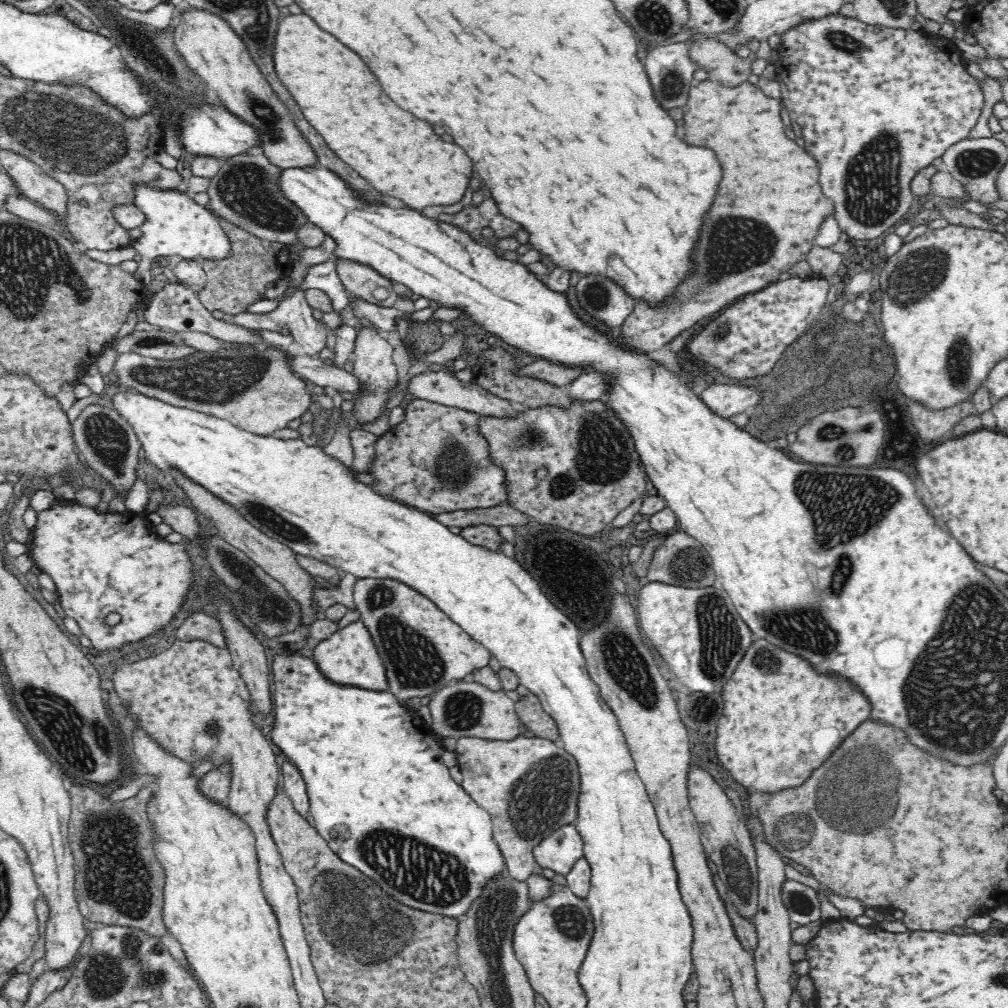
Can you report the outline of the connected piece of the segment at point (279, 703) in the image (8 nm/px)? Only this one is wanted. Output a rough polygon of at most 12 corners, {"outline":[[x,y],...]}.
{"outline":[[274,655],[272,742],[330,848],[462,916],[490,813],[392,693]]}

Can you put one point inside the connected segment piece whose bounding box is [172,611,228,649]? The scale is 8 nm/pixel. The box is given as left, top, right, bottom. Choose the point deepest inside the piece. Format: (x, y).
(200, 624)

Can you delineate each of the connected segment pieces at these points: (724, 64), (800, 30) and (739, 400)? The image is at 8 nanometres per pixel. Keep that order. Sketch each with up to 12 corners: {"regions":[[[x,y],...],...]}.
{"regions":[[[695,34],[691,56],[710,81],[727,88],[748,81],[752,61],[711,36]],[[828,16],[781,102],[851,239],[984,106],[954,41]],[[712,384],[698,397],[729,420],[750,412],[762,393],[754,386]]]}

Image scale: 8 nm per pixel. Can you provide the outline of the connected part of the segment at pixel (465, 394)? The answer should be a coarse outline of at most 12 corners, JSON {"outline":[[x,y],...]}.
{"outline":[[444,371],[408,382],[416,399],[480,416],[513,415],[512,402]]}

